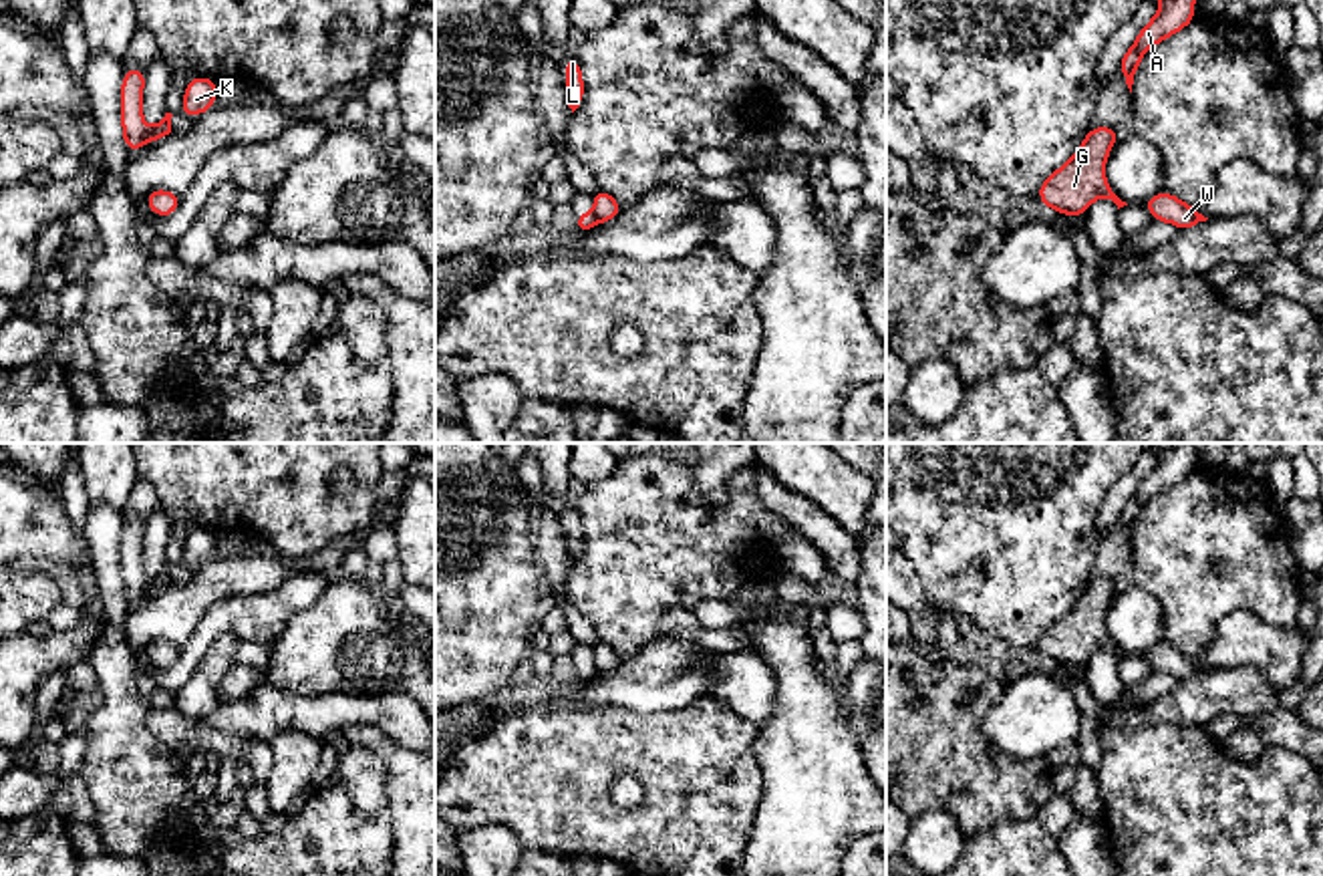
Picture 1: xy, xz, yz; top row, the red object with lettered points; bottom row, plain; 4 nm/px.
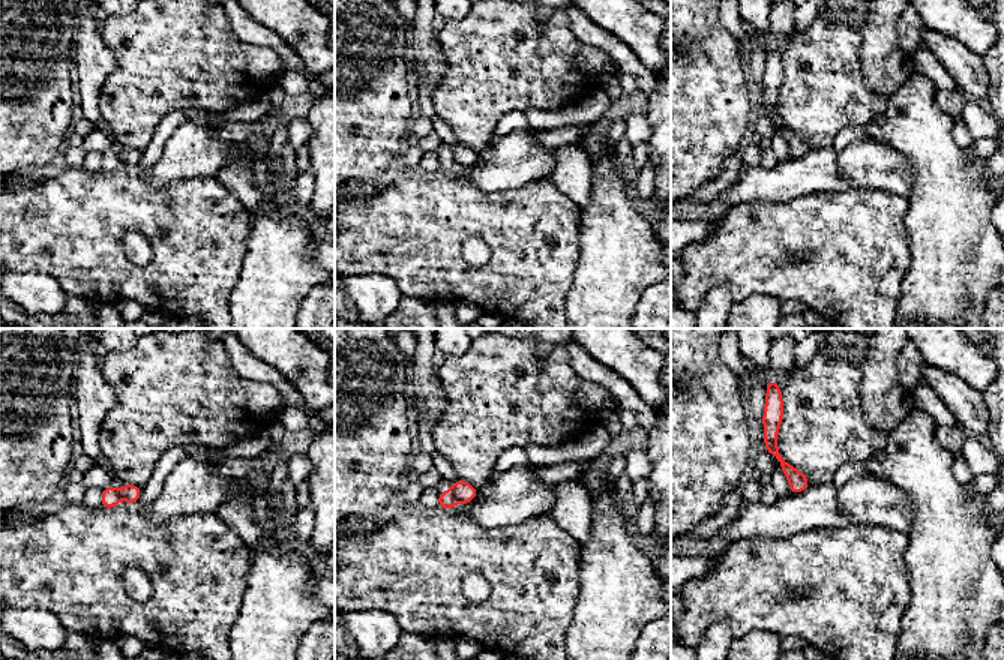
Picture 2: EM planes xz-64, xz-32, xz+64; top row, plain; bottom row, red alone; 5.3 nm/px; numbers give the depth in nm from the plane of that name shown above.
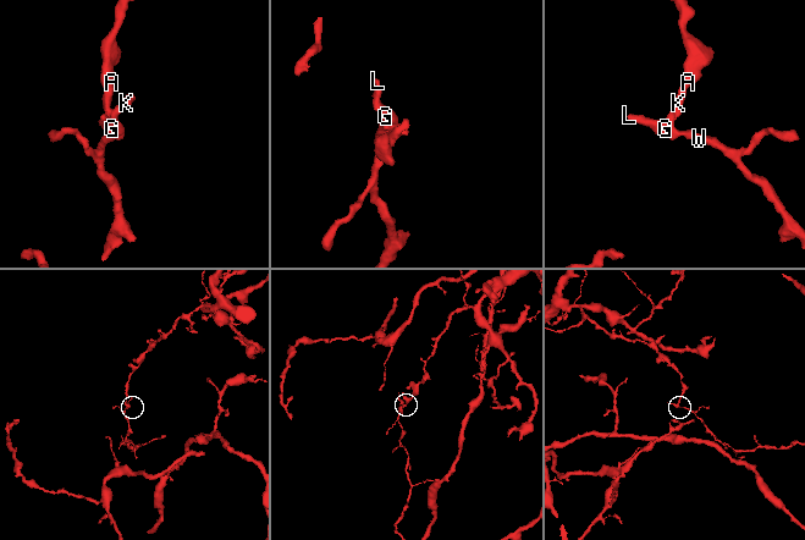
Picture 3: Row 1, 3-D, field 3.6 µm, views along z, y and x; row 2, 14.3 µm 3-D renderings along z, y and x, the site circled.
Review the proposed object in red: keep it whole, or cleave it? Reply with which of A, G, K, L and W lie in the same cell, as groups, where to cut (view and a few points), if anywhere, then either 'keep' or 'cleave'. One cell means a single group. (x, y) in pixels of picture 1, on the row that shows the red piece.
A / G K L W; cut in xz along (595, 212), (599, 220); cleave

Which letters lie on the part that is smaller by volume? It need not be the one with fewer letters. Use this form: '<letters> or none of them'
G, K, L, W

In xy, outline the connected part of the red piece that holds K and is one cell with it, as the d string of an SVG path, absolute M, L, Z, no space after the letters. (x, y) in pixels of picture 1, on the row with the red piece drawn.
M193 77L185 89L181 113L195 117L215 107L215 87L217 83L211 79Z

